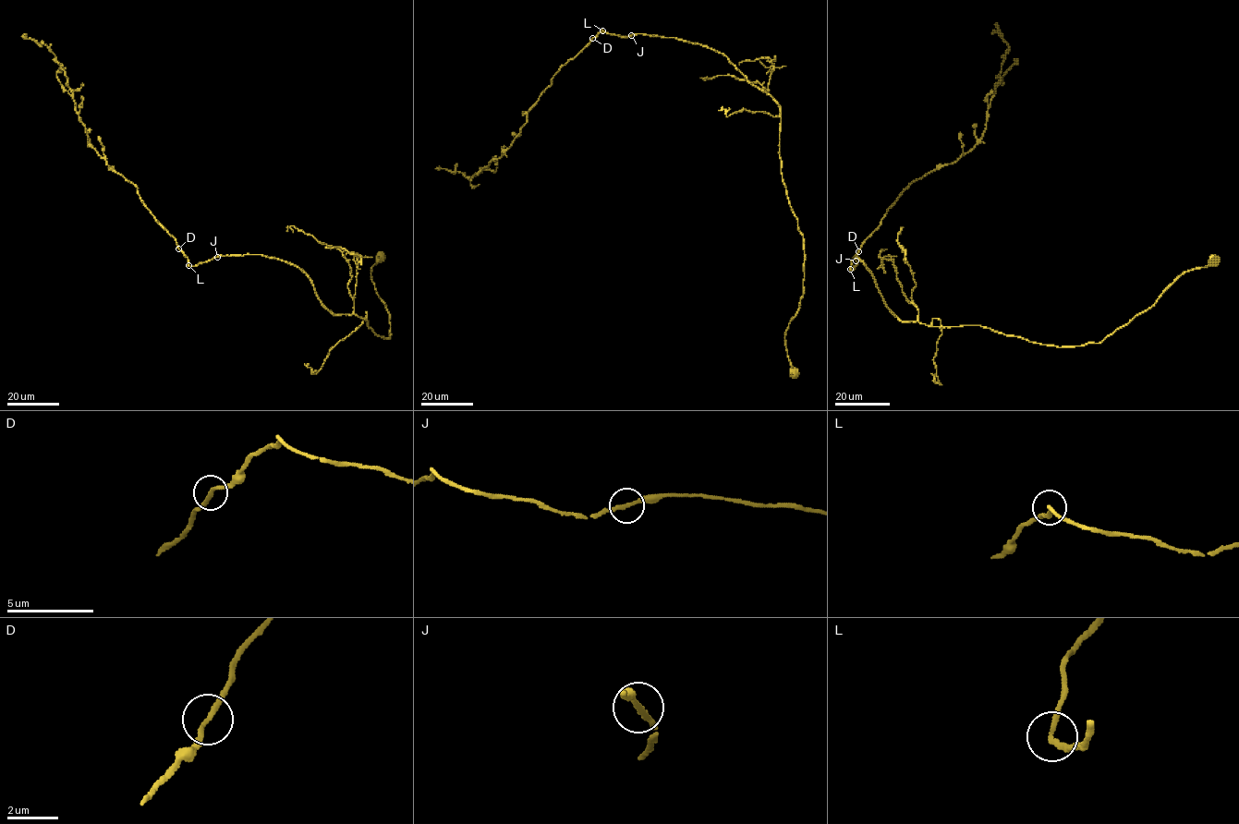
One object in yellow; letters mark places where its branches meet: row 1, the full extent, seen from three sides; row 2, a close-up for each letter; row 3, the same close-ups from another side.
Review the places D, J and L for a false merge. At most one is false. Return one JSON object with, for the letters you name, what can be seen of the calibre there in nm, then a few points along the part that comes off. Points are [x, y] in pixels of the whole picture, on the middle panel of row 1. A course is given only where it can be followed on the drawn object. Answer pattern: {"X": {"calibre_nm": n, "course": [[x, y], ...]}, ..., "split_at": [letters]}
{"split_at": []}

